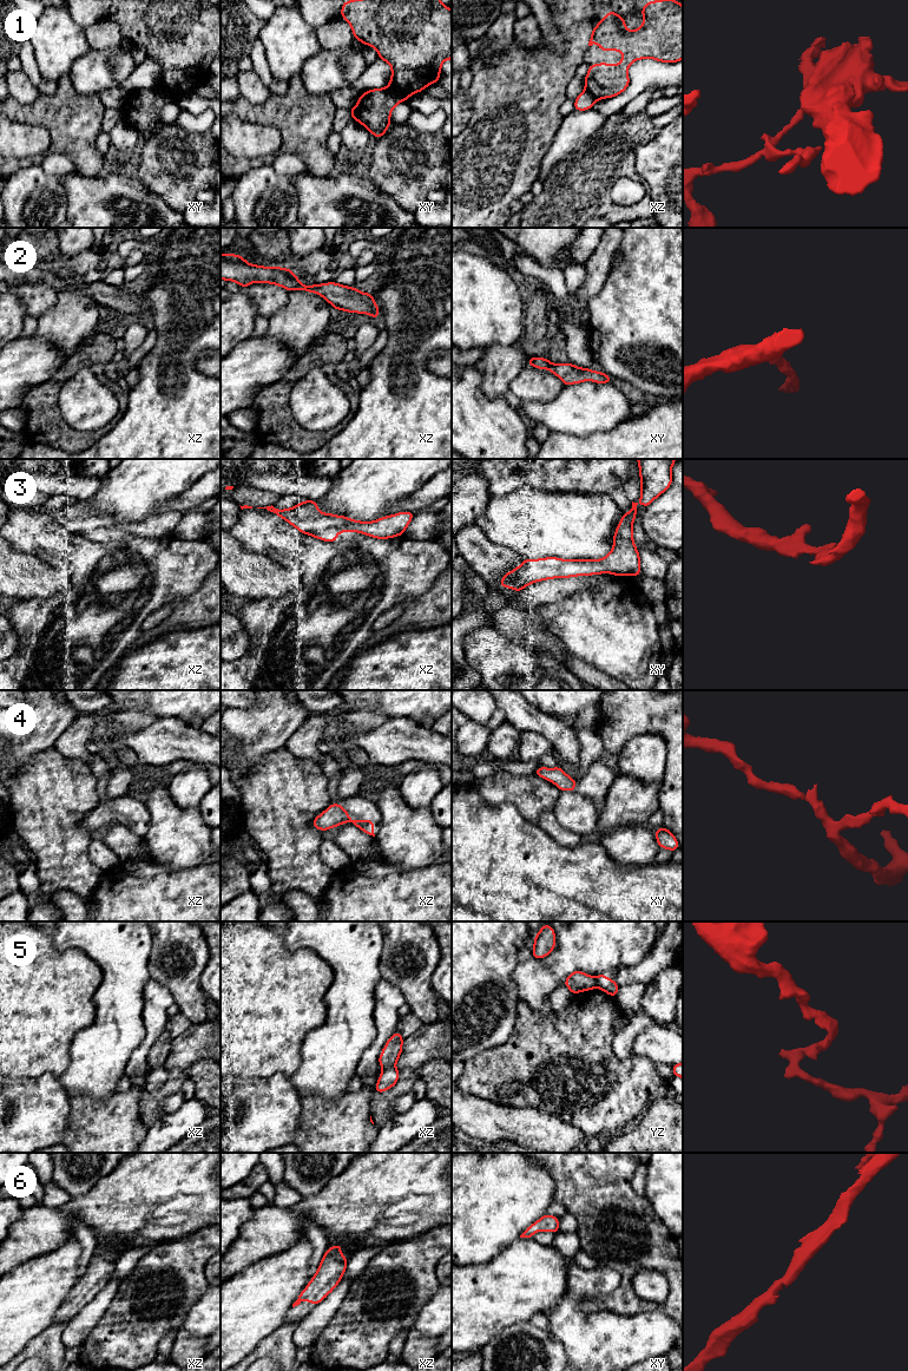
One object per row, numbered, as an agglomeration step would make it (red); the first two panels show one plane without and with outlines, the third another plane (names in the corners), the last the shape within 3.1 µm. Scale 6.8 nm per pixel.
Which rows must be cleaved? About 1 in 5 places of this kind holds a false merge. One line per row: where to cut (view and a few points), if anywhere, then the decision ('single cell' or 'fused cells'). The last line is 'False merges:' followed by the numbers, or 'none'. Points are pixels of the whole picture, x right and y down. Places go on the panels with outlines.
1: cut xz (585, 89), (596, 99); fused cells
2: cut none; single cell
3: cut none; single cell
4: cut none; single cell
5: cut xz (394, 1066), (383, 1069); fused cells
6: cut none; single cell
False merges: 1, 5

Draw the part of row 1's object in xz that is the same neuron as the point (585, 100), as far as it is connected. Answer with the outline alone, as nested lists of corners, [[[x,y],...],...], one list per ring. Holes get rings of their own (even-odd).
[[[586,90],[581,92],[575,99],[574,99],[574,110],[577,111],[584,111],[593,109],[593,105],[596,103],[596,98],[588,93]]]

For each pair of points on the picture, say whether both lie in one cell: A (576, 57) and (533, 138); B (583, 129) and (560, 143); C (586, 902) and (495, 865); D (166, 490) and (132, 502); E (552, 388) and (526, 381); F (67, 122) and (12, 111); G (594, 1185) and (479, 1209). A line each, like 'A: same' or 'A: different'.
A: same
B: same
C: same
D: same
E: same
F: same
G: different

